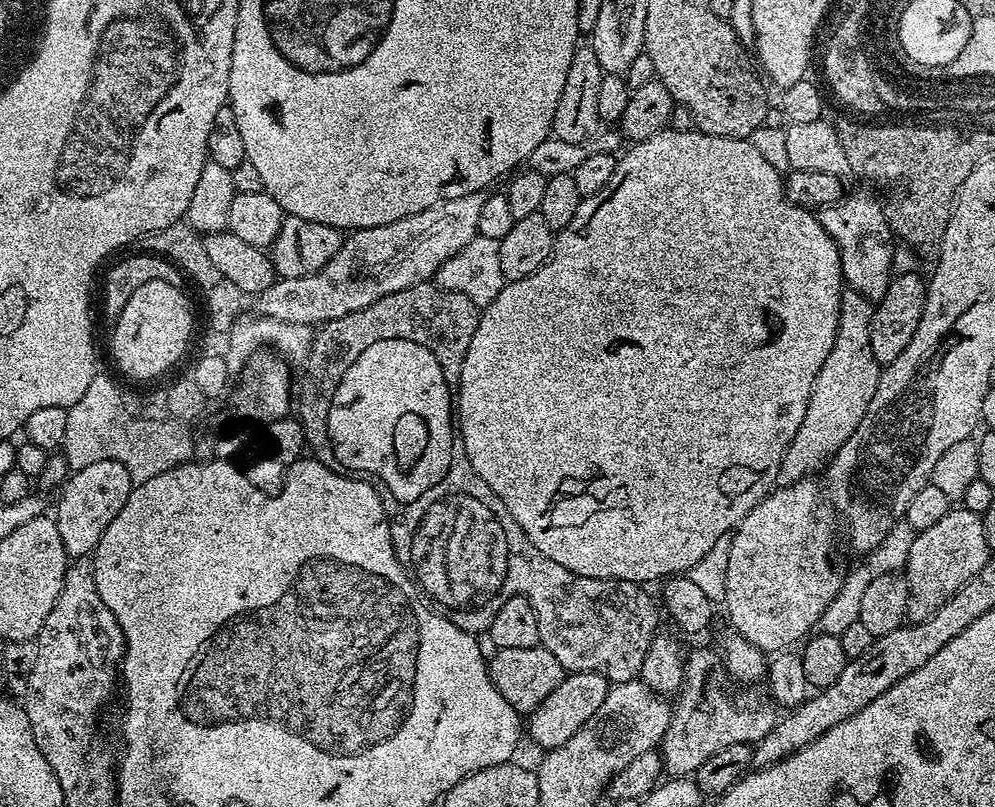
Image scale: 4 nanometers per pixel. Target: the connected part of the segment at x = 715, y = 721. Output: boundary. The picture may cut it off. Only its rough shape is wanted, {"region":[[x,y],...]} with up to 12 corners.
{"region":[[687,653],[664,772],[688,778],[732,743],[774,730],[767,699],[740,704],[719,655]]}

